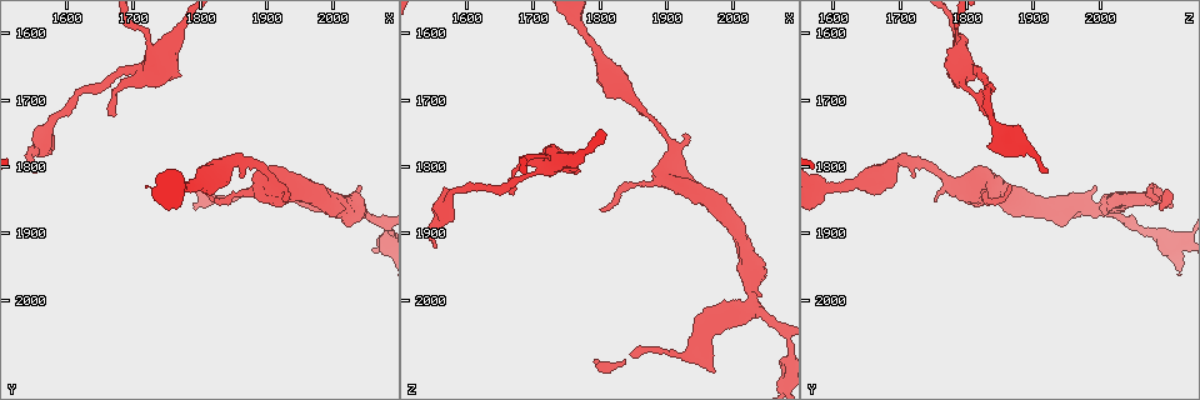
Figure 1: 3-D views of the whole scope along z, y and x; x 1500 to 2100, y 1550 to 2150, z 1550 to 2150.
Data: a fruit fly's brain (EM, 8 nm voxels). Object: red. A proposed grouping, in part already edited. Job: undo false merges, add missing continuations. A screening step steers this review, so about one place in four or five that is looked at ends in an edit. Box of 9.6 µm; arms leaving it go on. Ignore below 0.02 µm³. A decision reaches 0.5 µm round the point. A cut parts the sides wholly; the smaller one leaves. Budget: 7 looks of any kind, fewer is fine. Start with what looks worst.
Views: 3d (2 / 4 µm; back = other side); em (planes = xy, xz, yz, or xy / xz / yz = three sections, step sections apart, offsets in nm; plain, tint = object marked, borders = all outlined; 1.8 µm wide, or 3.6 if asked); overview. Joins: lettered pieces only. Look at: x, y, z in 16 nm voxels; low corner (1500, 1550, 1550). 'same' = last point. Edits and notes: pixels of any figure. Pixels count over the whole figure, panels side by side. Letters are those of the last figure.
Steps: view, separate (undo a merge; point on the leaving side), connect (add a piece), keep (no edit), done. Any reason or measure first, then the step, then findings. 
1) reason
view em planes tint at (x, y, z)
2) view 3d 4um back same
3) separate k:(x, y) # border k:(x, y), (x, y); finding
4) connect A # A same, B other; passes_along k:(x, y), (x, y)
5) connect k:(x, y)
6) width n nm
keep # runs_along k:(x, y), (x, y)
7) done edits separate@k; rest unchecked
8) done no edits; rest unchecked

free end
view em planes borders at (1555, 1805, 1925)

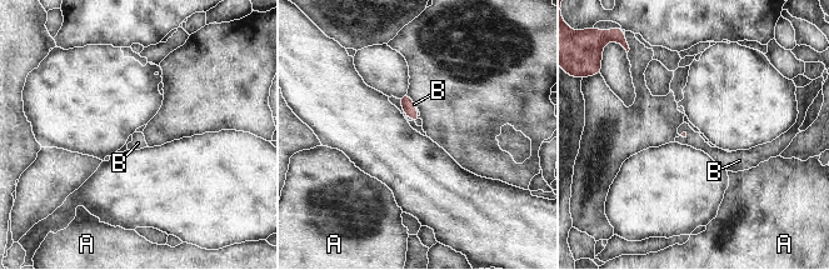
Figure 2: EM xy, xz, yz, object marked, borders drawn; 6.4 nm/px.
connect B # A other, B same; passes_along 2:(684, 134), (687, 139), (719, 155); it goes on there

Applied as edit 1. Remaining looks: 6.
free end
view 3d 4um at (1925, 1850, 1755)

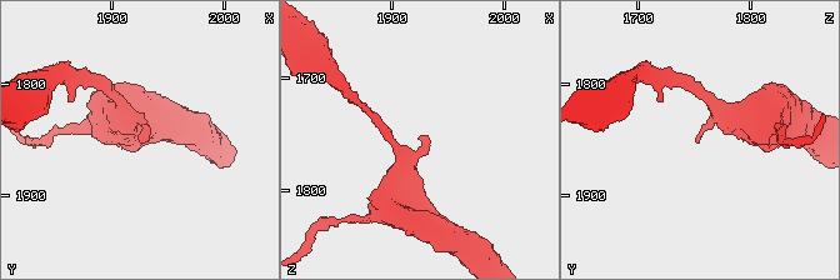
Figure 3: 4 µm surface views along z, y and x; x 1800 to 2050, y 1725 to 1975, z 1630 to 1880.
now the EM
view em planes borders at (1926, 1852, 1752)

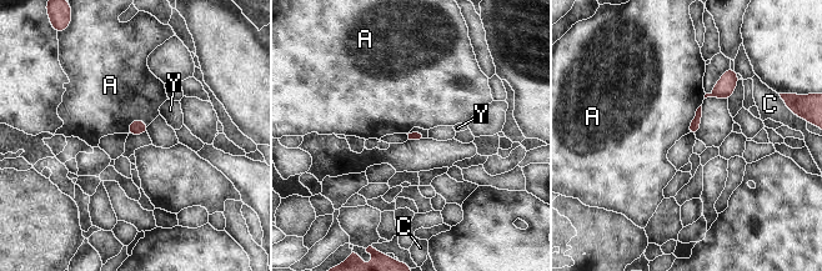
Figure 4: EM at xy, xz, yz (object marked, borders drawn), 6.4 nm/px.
keep # A other, C other, Y other; border 4:(148, 124), (134, 120), (126, 133); no lettered piece goes on from it

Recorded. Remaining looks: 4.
an open end
view em 3.6um planes borders at (1800, 1830, 1870)

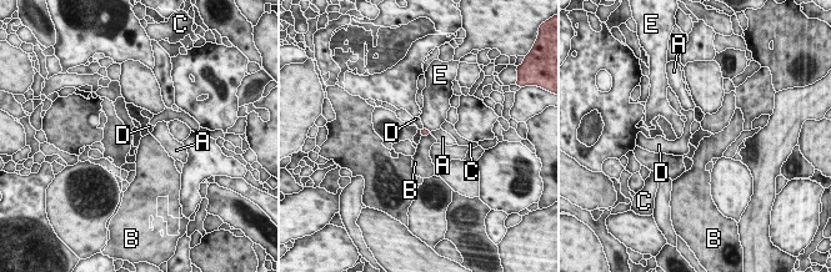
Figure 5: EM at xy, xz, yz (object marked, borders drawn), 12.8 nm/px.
keep # A other, B other, C other, D other, E other; border 5:(430, 134), (421, 136); no lettered piece goes on from it

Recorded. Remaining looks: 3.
done edits connect@2; rest unchecked

